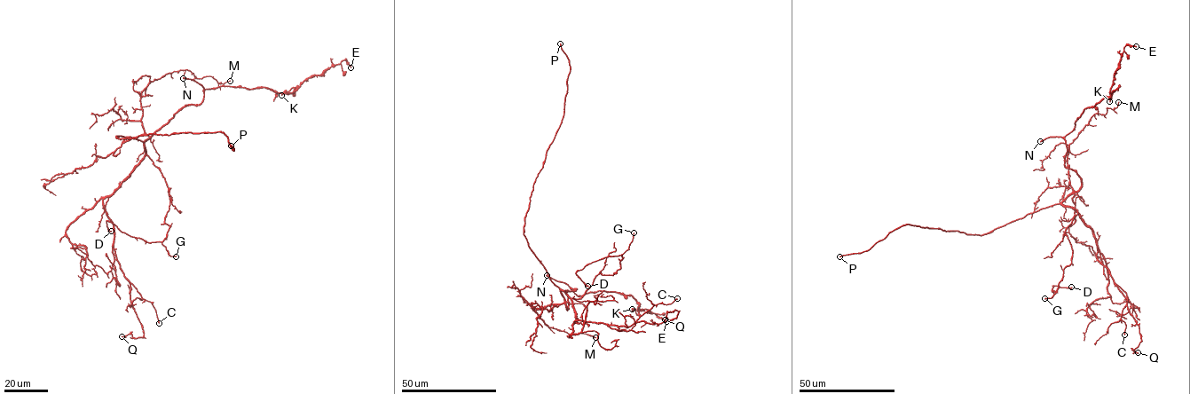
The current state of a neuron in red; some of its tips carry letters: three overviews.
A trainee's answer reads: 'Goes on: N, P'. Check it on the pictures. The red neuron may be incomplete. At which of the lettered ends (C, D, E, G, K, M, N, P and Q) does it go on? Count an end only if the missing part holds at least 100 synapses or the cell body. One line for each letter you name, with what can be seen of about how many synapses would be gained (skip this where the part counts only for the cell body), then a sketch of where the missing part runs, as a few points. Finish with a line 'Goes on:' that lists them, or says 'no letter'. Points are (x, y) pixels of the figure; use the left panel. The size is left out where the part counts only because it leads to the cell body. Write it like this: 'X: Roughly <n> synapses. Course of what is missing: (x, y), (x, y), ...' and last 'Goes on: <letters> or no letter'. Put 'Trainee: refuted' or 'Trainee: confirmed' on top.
Trainee: confirmed
N: Roughly 160 synapses. Course of what is missing: (183, 78), (161, 78), (142, 62), (130, 42), (107, 25), (94, 23), (90, 18), (94, 19)
P: Course of what is missing: (231, 145), (229, 140), (234, 134)
Goes on: N, P

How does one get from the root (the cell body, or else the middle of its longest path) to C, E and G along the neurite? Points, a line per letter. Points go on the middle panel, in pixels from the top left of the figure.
C: (553, 282), (571, 298), (577, 319), (574, 322), (579, 319), (630, 326), (654, 305), (670, 303), (677, 298)
E: (553, 282), (566, 309), (566, 292), (571, 288), (579, 295), (614, 292), (666, 321)
G: (553, 282), (570, 297), (580, 298), (600, 271), (612, 275), (619, 269), (621, 254), (628, 248), (634, 232)

